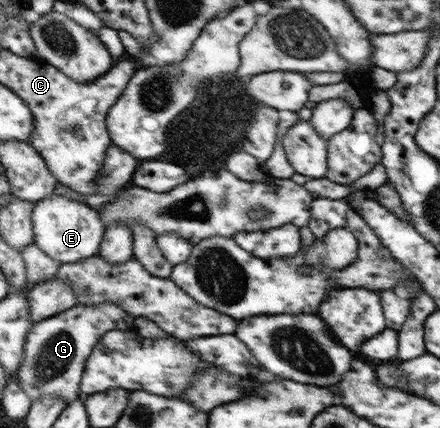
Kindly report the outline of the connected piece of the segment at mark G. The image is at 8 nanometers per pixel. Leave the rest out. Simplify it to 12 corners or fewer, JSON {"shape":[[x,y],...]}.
{"shape":[[111,302],[34,324],[19,366],[30,402],[81,398],[86,359],[104,333],[133,328]]}

